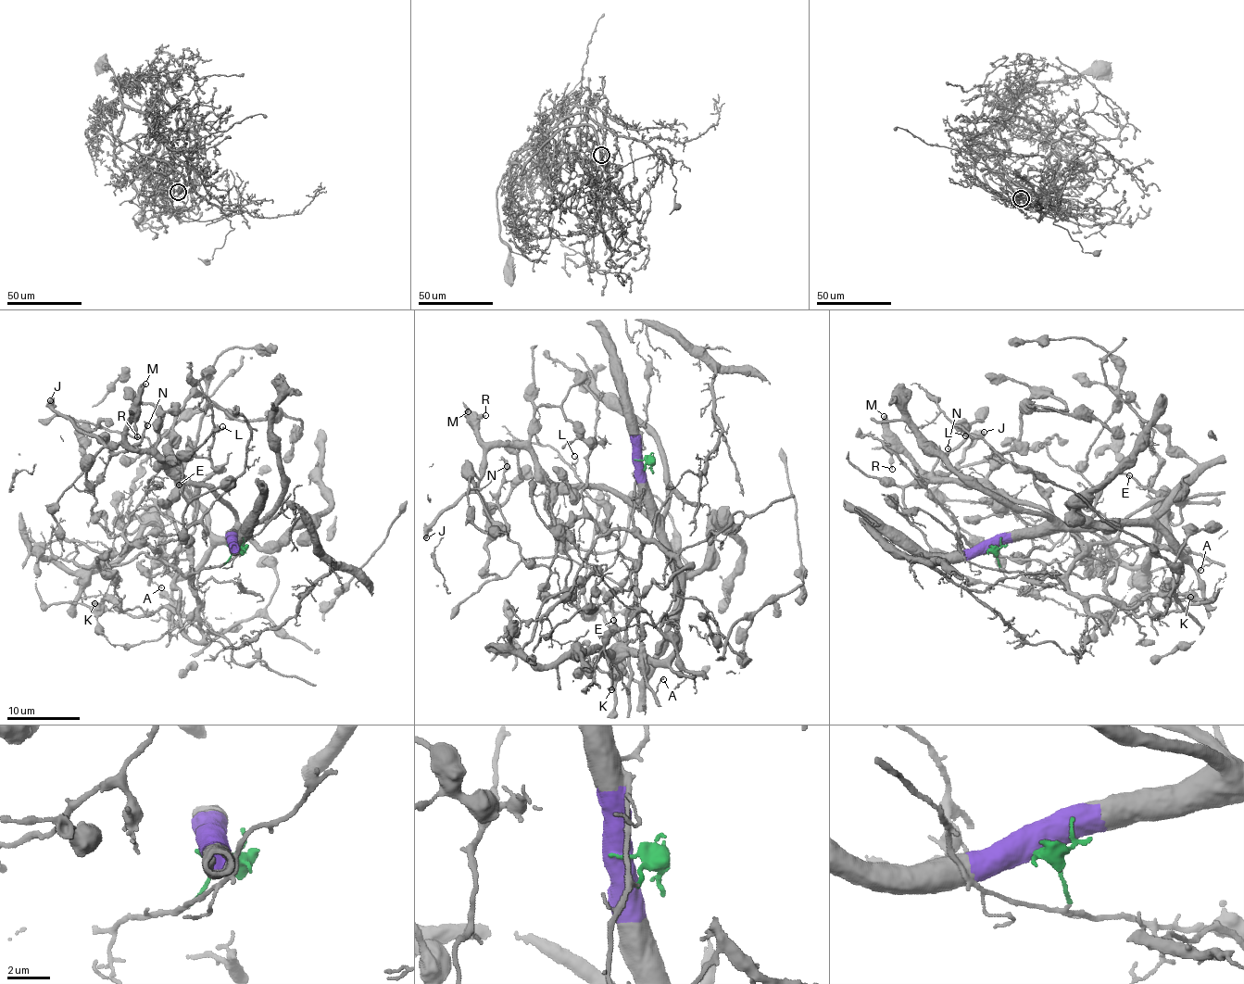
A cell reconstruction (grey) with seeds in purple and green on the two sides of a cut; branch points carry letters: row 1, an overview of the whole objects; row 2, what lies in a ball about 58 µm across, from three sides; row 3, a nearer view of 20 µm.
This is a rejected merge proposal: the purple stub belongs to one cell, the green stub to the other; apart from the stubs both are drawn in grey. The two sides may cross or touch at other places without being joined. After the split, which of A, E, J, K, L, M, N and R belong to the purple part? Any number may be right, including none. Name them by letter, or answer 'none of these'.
J, M, R

